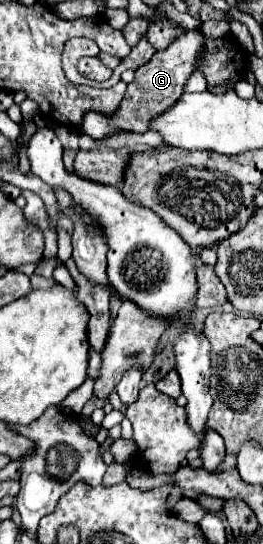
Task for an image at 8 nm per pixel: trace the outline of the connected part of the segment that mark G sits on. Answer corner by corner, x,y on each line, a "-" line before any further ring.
185,31
183,35
179,35
173,45
169,45
163,51
157,51
145,67
139,67
135,71
135,79
127,85
127,93
125,93
123,101
119,103
119,109
111,117
98,112
88,112
81,124
81,132
85,132
89,137
95,137
95,139
111,136
114,134
113,132
119,130
143,133
147,129
147,121
151,117
163,113
181,97
185,81
195,71
197,55
203,49
201,45
203,45
203,37
197,31

